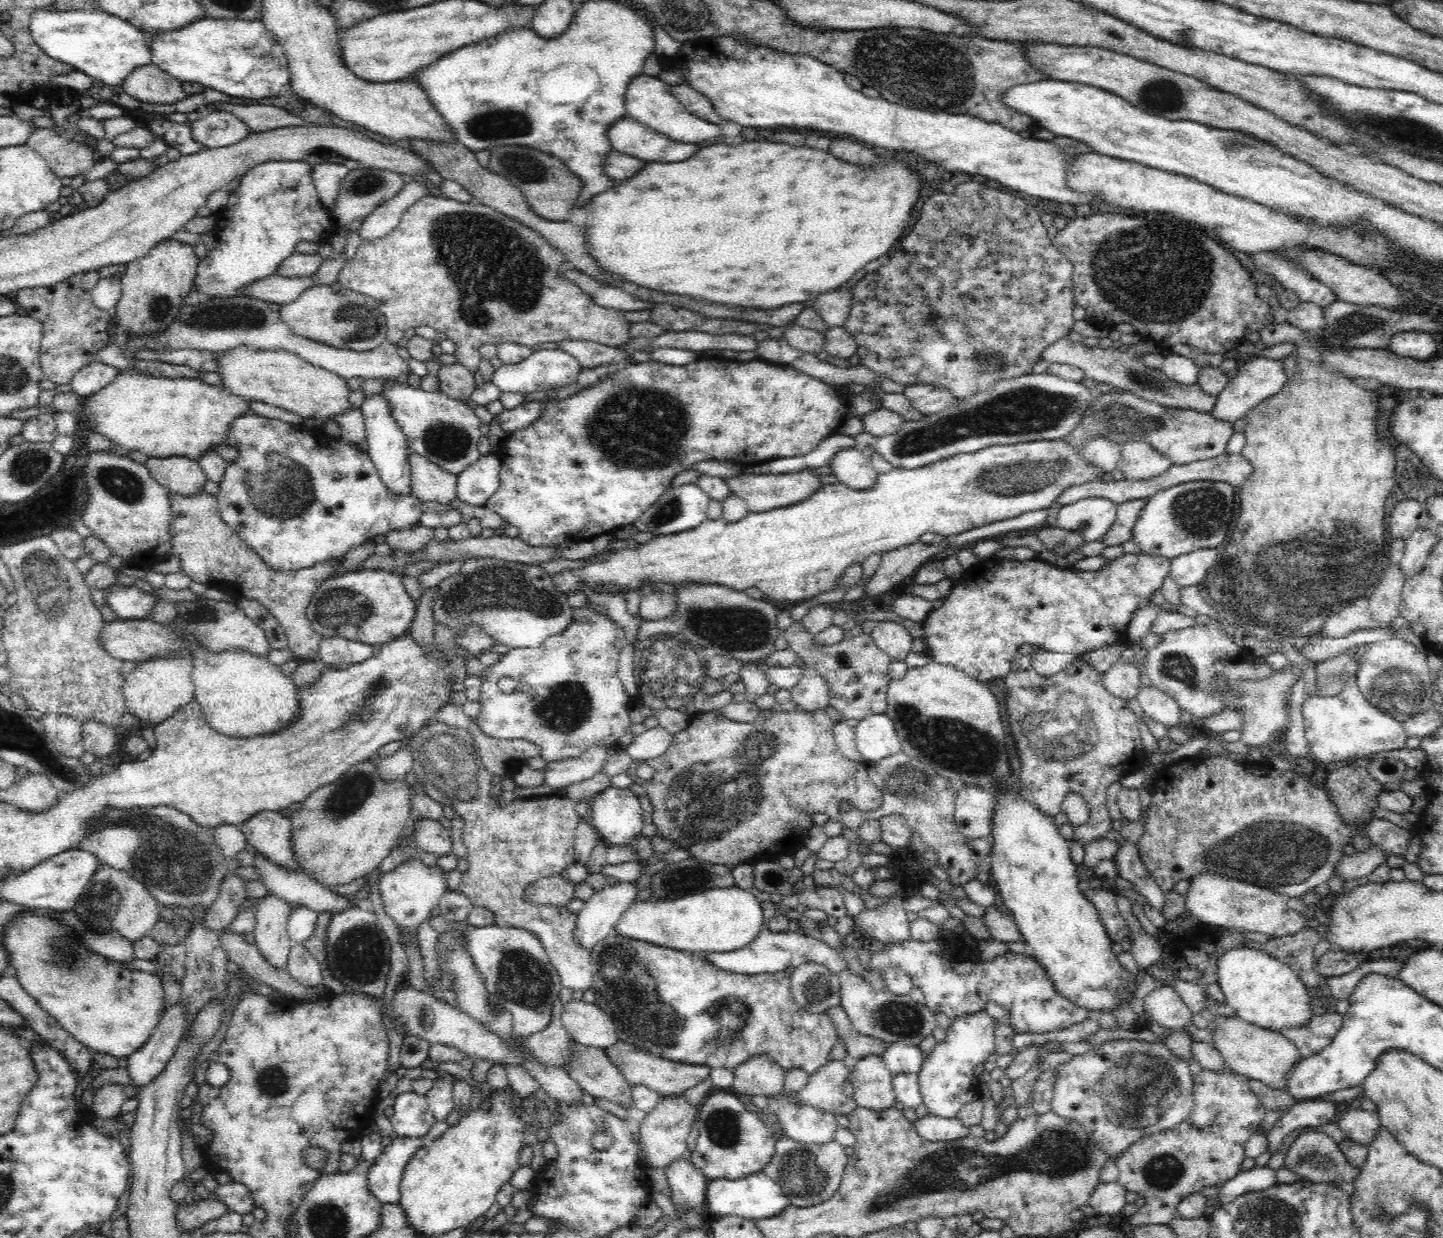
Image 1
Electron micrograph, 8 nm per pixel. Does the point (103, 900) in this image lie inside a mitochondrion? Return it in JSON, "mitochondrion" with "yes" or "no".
{"mitochondrion":"yes"}

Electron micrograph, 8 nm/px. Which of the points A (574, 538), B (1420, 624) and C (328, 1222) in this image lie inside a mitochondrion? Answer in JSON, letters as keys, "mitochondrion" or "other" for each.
{"A":"other","B":"other","C":"mitochondrion"}

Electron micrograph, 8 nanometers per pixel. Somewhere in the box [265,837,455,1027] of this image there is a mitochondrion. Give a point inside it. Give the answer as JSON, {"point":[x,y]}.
{"point":[357,957]}

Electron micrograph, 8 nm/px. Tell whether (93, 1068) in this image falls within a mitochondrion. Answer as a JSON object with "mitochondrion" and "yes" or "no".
{"mitochondrion":"no"}

